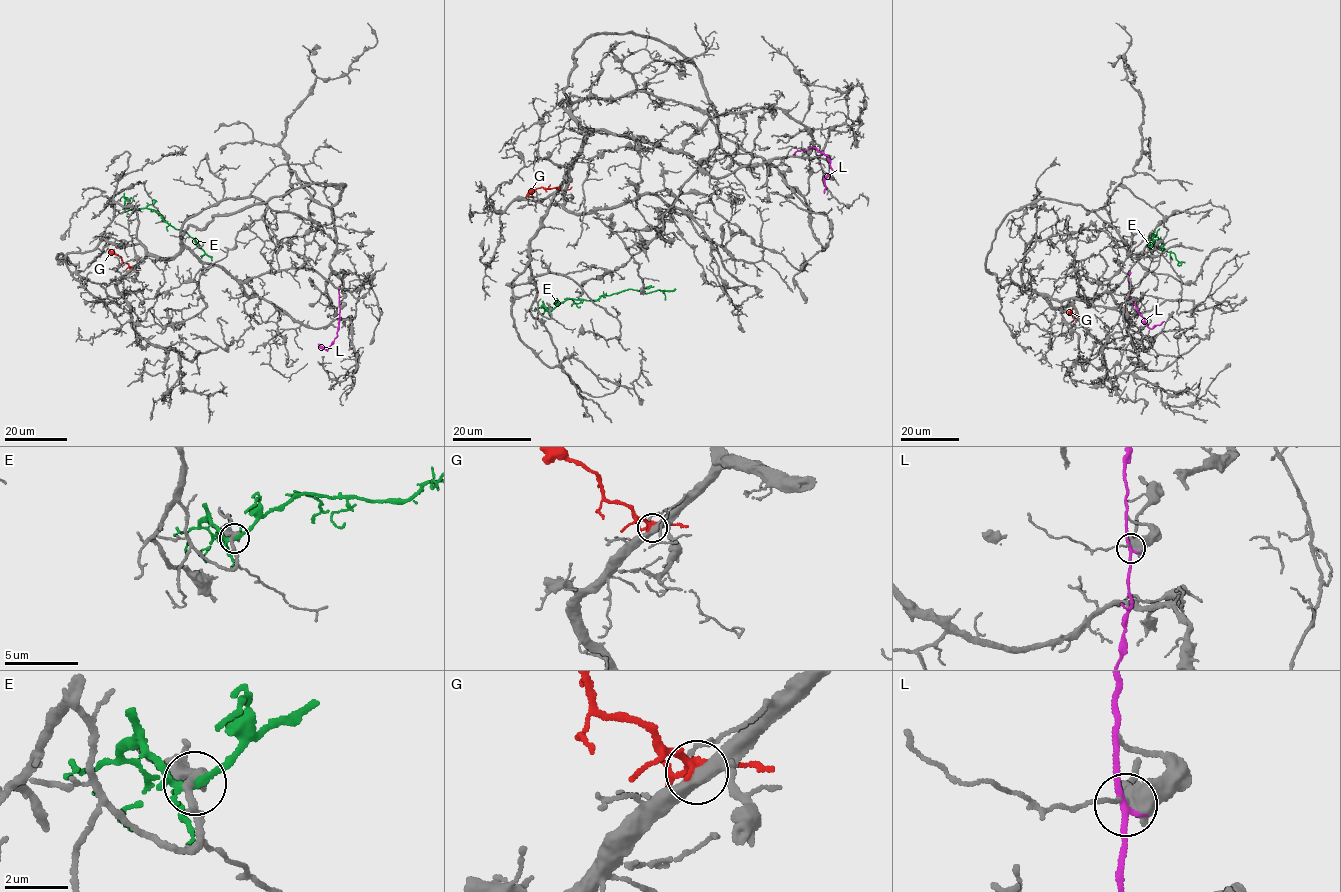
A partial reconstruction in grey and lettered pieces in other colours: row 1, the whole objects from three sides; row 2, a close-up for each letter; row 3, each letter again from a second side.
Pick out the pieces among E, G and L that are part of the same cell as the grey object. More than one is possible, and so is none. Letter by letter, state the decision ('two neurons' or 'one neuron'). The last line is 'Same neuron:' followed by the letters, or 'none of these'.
E: one neuron
G: two neurons
L: two neurons
Same neuron: E

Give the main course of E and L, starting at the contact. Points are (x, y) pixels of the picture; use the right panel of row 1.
E: (1155, 245), (1153, 241), (1160, 240), (1162, 247), (1174, 253), (1181, 266)
L: (1130, 291), (1130, 299), (1149, 327), (1164, 321)

